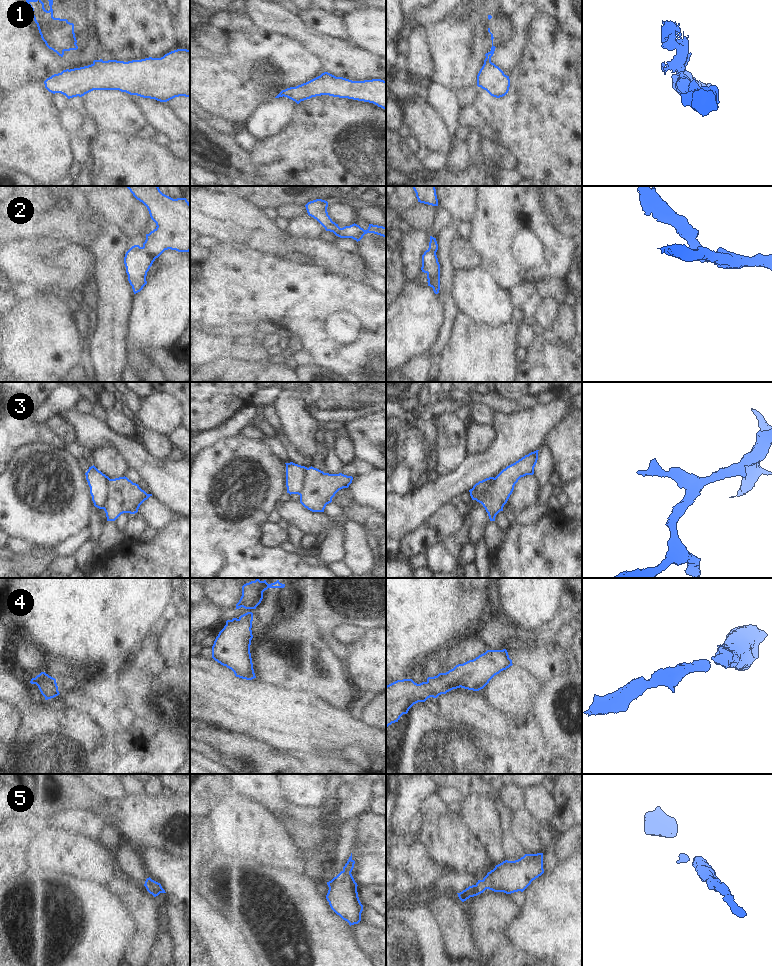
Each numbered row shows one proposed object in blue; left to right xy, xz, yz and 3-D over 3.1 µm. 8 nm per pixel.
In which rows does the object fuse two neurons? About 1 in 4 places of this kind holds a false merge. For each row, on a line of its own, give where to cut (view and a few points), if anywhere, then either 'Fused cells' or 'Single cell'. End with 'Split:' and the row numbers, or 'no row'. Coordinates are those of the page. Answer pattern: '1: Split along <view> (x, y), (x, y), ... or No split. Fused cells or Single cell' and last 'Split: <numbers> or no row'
1: Split along yz (490, 59), (484, 63). Fused cells
2: Split along xy (141, 247), (155, 258). Fused cells
3: Split along yz (494, 478), (493, 491), (486, 498), (476, 500). Fused cells
4: No split. Single cell
5: No split. Single cell
Split: 1, 2, 3

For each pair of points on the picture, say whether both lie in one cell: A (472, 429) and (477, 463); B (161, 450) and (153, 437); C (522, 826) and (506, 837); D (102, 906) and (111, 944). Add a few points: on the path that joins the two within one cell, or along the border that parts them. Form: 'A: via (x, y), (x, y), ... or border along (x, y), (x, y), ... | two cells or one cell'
A: border along (495, 439), (486, 449), (468, 454) | two cells
B: via (161, 447), (154, 440) | one cell
C: border along (509, 832), (524, 853) | two cells
D: via (102, 915), (102, 935) | one cell

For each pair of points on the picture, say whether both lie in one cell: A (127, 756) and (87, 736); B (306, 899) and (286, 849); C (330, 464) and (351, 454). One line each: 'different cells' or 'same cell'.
A: different cells
B: different cells
C: different cells

